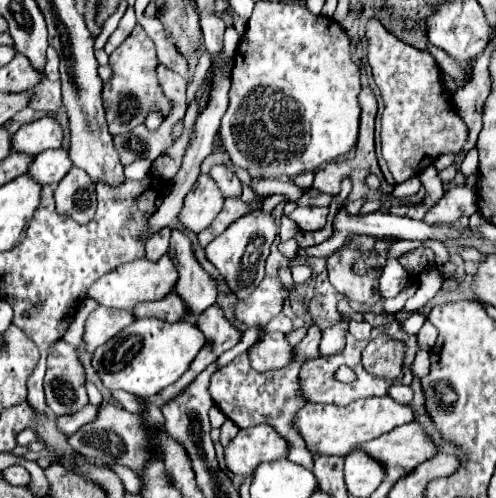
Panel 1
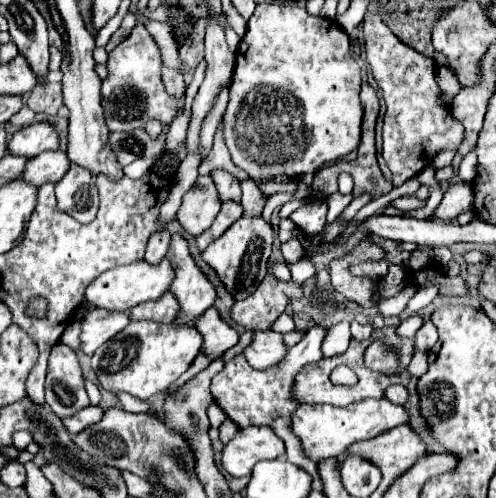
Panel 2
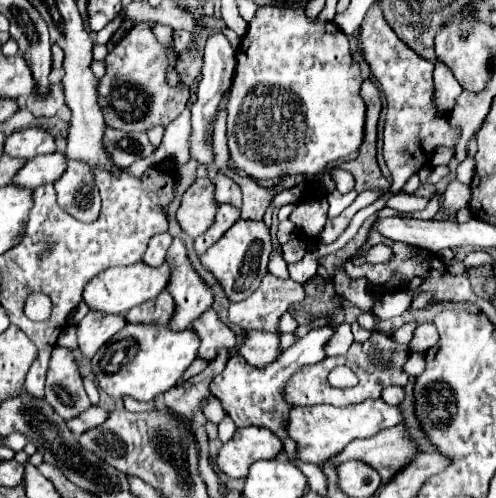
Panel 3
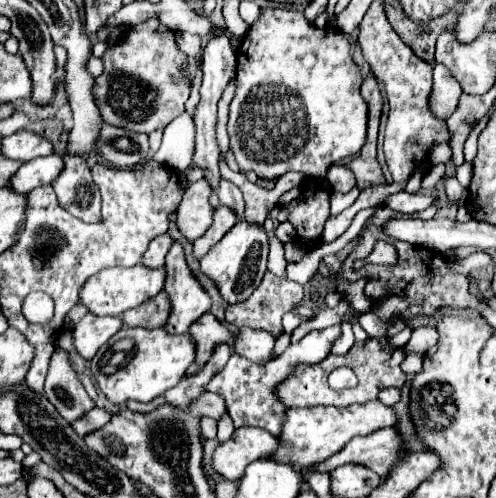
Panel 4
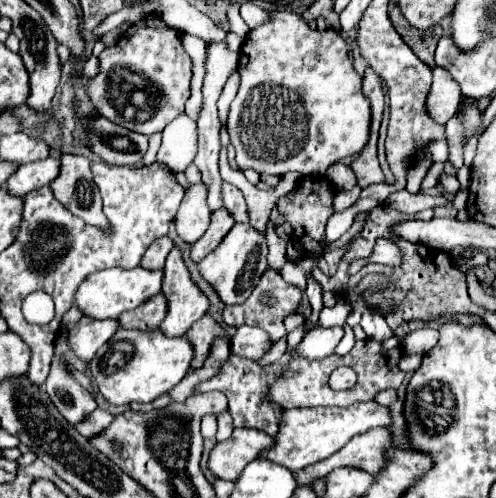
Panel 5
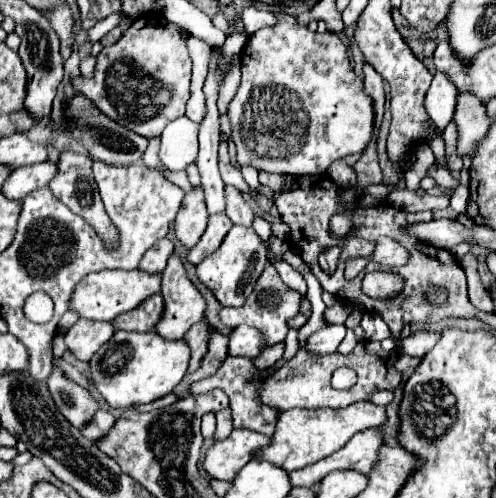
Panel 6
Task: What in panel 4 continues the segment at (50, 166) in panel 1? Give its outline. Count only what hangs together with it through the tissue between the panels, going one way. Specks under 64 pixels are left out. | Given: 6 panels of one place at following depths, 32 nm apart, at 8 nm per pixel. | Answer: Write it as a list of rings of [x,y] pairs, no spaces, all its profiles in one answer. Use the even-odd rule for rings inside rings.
[[[60,154],[40,156],[36,160],[30,160],[28,164],[22,164],[20,170],[12,176],[10,186],[16,188],[16,192],[30,192],[38,186],[52,184],[62,170],[64,170],[64,158]]]

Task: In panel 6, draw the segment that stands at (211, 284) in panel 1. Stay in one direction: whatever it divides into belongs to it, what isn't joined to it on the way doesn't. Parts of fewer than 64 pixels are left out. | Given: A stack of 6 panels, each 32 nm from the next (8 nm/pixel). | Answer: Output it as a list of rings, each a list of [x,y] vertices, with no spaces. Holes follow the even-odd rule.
[[[172,252],[162,272],[162,296],[164,314],[154,328],[160,336],[178,340],[188,332],[194,322],[204,318],[206,300],[190,282],[186,268],[176,252]]]

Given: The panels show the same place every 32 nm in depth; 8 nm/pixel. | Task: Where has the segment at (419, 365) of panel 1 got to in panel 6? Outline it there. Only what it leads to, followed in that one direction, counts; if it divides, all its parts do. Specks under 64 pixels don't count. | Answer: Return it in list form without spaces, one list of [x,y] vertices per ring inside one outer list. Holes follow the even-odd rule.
[[[400,354],[400,358],[396,360],[396,368],[400,370],[400,372],[406,372],[406,370],[414,370],[416,366],[420,364],[420,360],[418,358],[414,358],[414,356],[408,356],[408,354]]]

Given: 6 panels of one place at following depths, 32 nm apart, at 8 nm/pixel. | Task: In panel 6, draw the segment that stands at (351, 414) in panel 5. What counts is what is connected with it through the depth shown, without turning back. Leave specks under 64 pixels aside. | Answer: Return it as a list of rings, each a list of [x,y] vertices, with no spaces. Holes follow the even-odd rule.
[[[356,402],[348,408],[292,408],[288,412],[282,412],[276,424],[276,432],[272,436],[270,446],[256,452],[254,458],[268,460],[286,472],[300,470],[308,464],[314,464],[332,452],[340,450],[356,432],[364,432],[368,428],[382,426],[386,422],[386,408],[378,406],[374,402]]]

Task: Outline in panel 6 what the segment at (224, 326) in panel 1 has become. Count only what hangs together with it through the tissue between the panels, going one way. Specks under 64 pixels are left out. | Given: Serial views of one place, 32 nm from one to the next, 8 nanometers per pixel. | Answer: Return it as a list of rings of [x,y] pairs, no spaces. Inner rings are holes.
[[[202,318],[200,322],[196,322],[184,336],[184,340],[188,342],[190,350],[192,350],[192,358],[190,358],[190,368],[188,372],[194,372],[200,368],[204,352],[208,350],[208,340],[210,340],[210,332],[214,330],[214,326],[210,324],[208,318]]]

